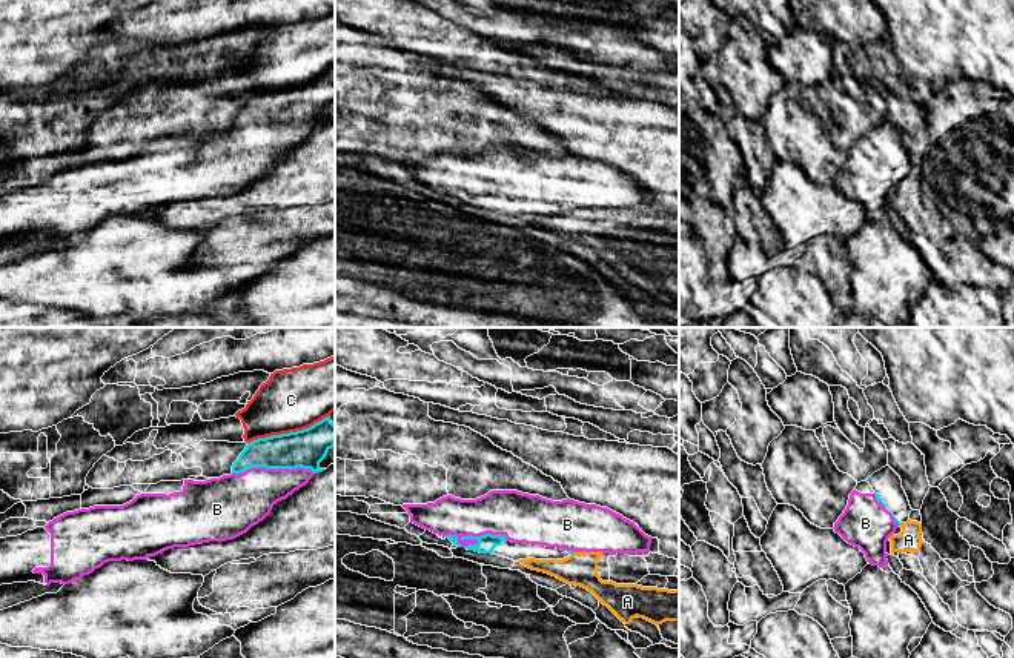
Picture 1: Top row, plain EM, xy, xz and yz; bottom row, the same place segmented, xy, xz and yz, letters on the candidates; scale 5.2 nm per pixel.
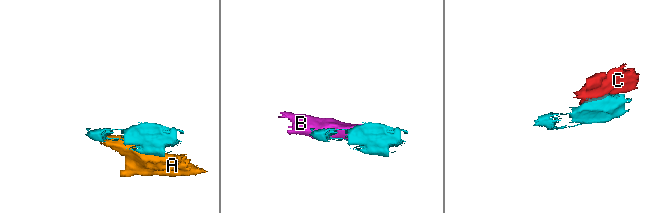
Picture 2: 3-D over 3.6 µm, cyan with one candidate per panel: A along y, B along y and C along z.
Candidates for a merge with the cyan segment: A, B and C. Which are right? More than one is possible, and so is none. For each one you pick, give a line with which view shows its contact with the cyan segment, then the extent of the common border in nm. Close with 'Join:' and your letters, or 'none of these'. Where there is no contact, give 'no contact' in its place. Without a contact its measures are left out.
B: contact in xz; length 320 nm
Join: B

